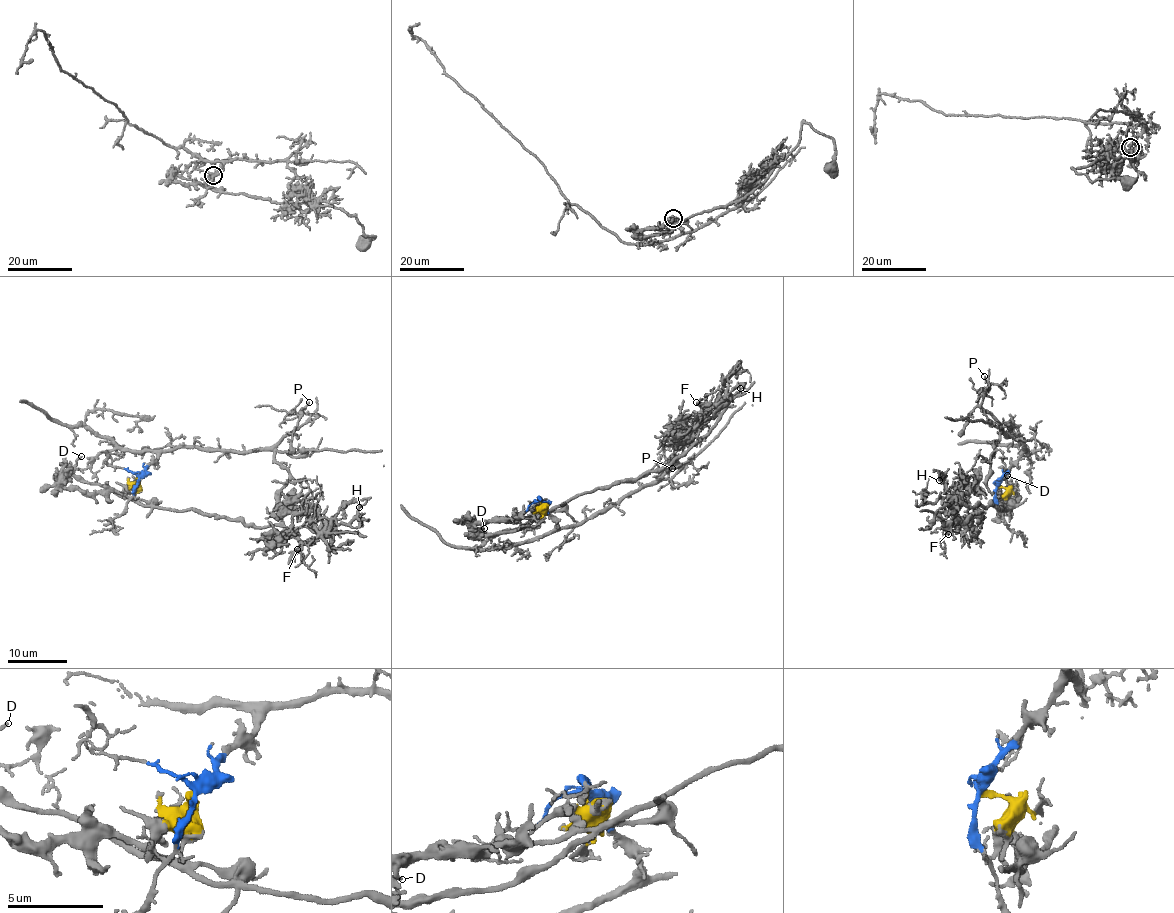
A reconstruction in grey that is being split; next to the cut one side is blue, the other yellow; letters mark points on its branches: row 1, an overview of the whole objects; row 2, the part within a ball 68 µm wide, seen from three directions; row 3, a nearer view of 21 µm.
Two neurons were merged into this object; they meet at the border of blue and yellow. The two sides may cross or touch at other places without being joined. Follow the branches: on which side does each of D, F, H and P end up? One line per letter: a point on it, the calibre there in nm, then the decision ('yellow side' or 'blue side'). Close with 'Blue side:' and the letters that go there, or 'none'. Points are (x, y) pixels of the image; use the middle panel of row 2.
D: place (484, 528); calibre 120 nm; yellow side
F: place (696, 402); calibre 80 nm; yellow side
H: place (740, 388); calibre 130 nm; yellow side
P: place (672, 468); calibre 80 nm; blue side
Blue side: P

